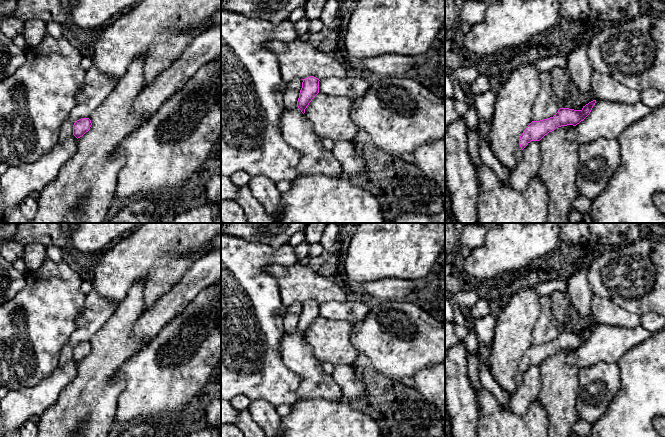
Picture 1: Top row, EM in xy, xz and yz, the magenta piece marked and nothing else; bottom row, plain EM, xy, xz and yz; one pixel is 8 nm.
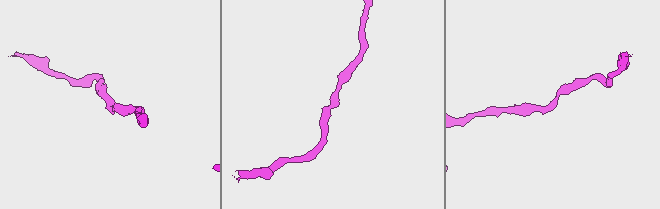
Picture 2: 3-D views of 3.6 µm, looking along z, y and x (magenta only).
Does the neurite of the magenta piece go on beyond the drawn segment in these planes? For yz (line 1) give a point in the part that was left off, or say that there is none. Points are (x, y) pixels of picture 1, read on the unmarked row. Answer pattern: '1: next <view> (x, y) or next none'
1: next none

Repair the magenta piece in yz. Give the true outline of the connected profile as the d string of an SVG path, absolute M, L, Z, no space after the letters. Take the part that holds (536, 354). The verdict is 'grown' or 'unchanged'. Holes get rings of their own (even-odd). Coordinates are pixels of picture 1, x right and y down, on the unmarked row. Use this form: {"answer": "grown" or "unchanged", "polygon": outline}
{"answer": "unchanged", "polygon": "M593 324L583 330L581 334L560 332L553 341L532 345L520 360L519 368L521 373L523 374L531 365L540 365L545 359L558 351L576 350L590 338L595 327L596 324Z"}

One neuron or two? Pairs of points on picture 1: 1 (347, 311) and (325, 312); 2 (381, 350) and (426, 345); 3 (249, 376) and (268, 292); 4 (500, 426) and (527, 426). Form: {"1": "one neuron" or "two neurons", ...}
{"1": "one neuron", "2": "one neuron", "3": "one neuron", "4": "one neuron"}

